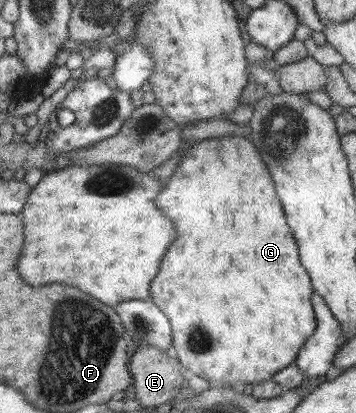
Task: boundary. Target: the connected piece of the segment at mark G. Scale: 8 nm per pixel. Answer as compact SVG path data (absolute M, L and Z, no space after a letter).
M225 135L192 141L178 156L173 172L165 182L161 183L161 190L159 190L157 198L153 200L155 207L161 210L163 216L167 216L173 222L173 228L175 228L177 236L169 244L167 252L161 258L161 264L159 264L161 270L153 278L153 282L151 282L153 286L149 288L149 294L151 294L153 304L159 308L164 316L167 316L167 320L171 324L171 342L177 360L183 366L185 372L189 372L189 370L193 372L193 374L186 375L197 375L205 378L205 380L211 382L210 387L225 386L234 388L234 382L246 384L253 382L253 380L260 381L271 378L275 372L294 362L297 351L301 348L305 339L313 334L316 327L310 301L314 291L310 278L307 278L308 274L303 270L303 265L299 264L297 246L295 246L295 240L291 238L289 228L285 224L285 214L281 210L279 198L275 196L273 182L269 178L269 172L265 170L265 164L261 162L261 158L259 158L259 154L255 150L254 144L247 135Z

